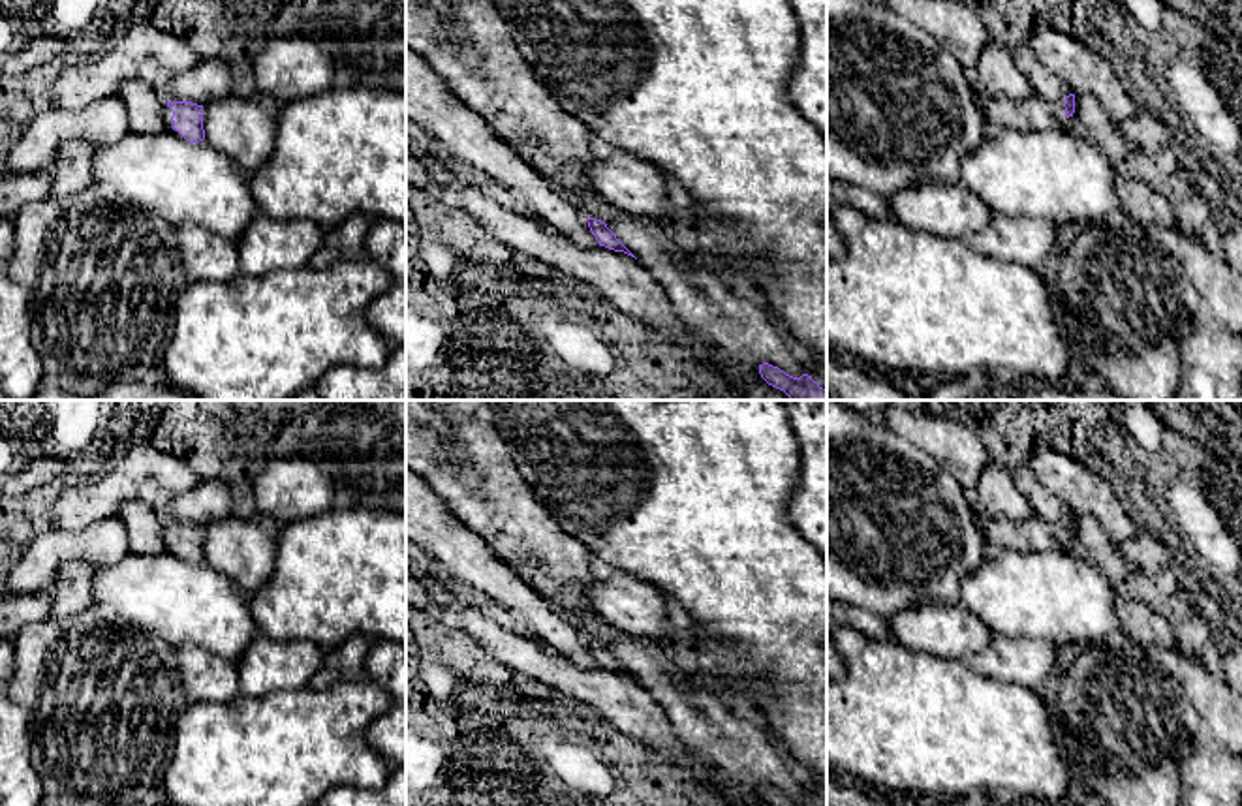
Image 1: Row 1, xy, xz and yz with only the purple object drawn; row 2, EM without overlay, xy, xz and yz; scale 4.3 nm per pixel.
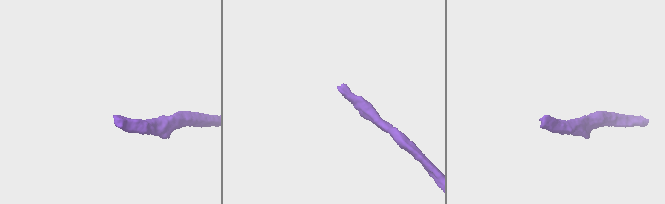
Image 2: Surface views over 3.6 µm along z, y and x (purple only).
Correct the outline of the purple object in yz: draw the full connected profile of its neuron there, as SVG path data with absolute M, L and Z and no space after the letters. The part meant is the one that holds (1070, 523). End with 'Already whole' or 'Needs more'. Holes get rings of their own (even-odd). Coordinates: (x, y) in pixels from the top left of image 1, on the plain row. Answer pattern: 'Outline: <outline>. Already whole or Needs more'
Outline: M975 507L975 517L990 549L1015 549L1020 552L1062 550L1075 534L1075 515L1069 515L1063 522L1045 522L1037 517L1017 522L986 517Z. Needs more

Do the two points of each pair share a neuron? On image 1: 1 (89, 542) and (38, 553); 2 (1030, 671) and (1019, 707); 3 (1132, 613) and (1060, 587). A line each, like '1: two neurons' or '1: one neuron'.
1: one neuron
2: two neurons
3: two neurons

